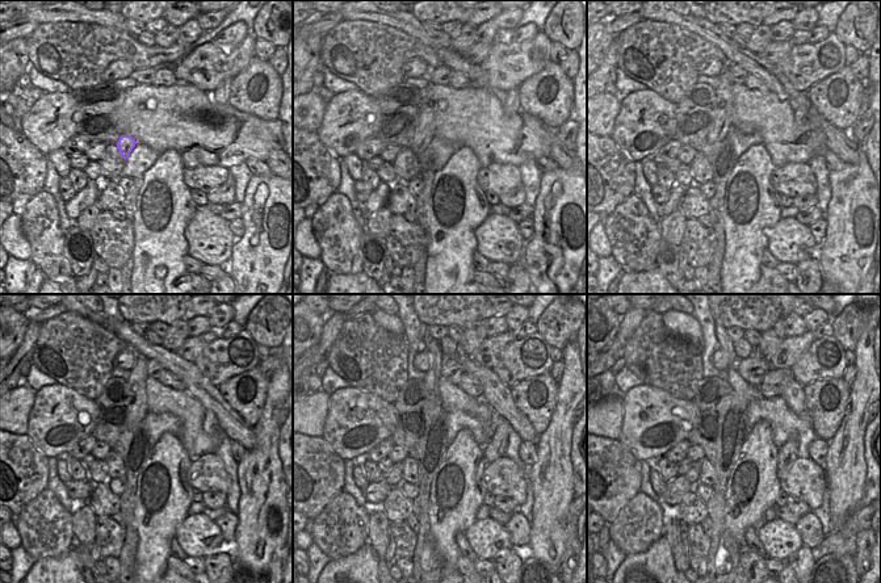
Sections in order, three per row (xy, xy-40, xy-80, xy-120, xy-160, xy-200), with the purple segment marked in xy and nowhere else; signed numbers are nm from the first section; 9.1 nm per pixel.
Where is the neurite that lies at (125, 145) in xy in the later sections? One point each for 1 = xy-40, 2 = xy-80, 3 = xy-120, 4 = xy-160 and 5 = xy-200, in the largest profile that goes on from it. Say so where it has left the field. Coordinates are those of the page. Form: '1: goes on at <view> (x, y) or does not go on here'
1: goes on at xy-40 (426, 130)
2: goes on at xy-80 (724, 120)
3: goes on at xy-120 (138, 409)
4: goes on at xy-160 (433, 373)
5: goes on at xy-200 (725, 343)

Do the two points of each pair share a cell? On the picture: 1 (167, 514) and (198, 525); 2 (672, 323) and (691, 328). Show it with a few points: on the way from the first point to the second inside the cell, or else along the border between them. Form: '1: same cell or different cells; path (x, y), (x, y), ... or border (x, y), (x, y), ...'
1: different cells; border (189, 515), (176, 528), (173, 537)
2: same cell; path (676, 323), (687, 327)

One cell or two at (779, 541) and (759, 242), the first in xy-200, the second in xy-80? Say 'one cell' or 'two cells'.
two cells

